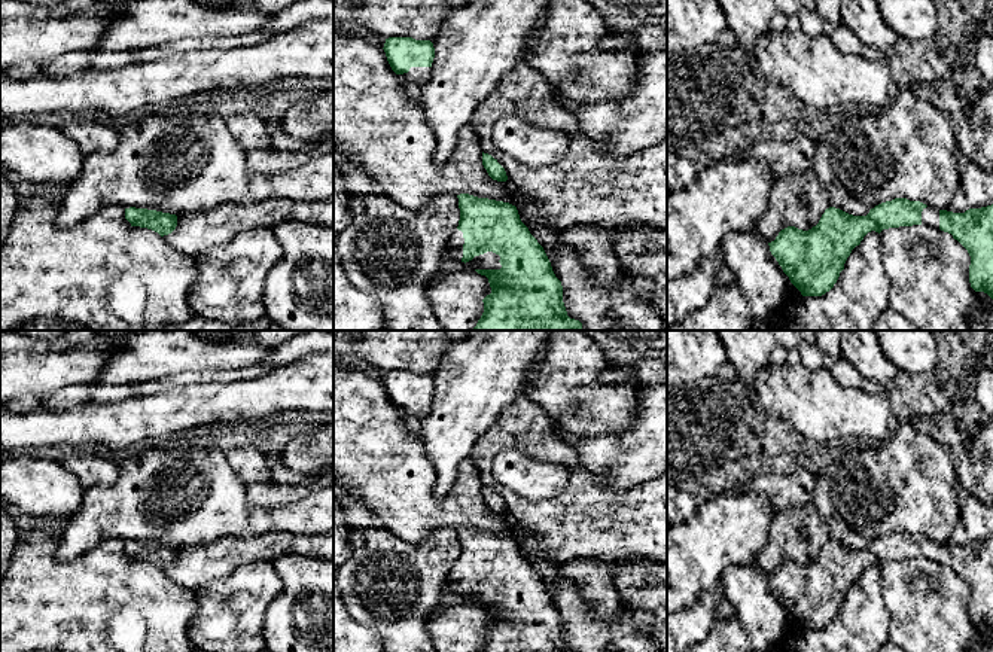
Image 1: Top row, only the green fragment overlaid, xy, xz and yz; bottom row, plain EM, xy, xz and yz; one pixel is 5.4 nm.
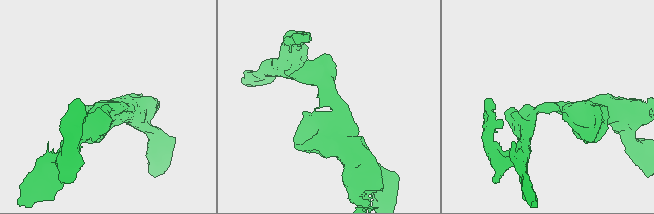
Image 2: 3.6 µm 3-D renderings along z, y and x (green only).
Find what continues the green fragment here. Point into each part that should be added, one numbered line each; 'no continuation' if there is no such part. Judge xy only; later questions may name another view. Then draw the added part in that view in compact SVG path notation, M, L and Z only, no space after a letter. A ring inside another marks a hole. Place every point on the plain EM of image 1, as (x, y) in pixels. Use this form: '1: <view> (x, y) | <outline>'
no continuation

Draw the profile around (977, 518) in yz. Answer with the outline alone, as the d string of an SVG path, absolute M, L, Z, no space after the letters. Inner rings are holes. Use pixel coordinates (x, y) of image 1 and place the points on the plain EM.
M969 496L962 508L959 521L966 530L969 542L981 542L993 537L993 505L986 505Z

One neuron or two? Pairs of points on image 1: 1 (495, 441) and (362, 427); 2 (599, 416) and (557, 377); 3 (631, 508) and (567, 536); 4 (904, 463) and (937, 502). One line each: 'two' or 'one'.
1: two
2: one
3: one
4: one

